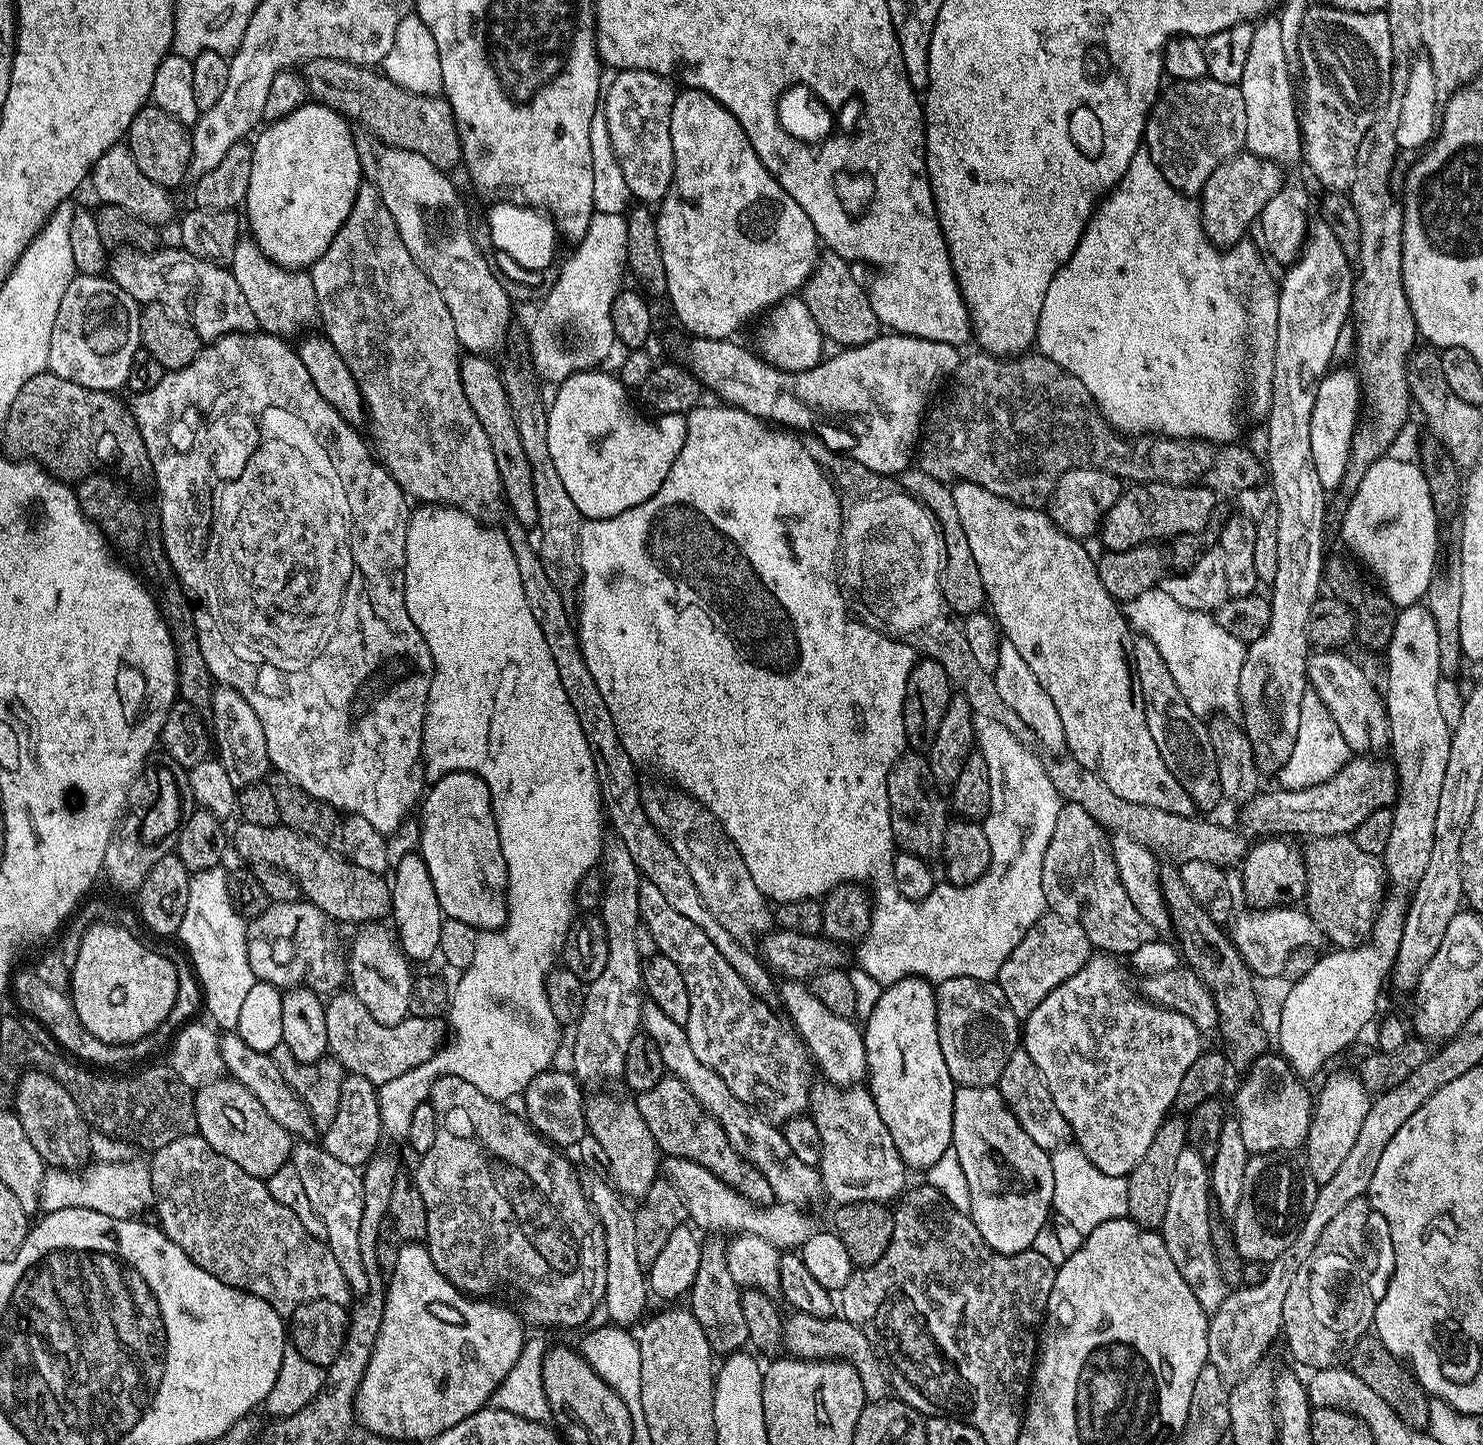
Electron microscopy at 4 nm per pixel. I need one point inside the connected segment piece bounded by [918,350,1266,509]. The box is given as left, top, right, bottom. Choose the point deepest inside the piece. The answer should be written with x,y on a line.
1012,425

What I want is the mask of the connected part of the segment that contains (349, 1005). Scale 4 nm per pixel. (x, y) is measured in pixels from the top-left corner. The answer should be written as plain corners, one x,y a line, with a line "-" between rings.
340,990
329,995
324,1013
328,1052
341,1064
345,1073
364,1076
377,1086
390,1082
390,1078
406,1074
406,1070
414,1070
414,1066
422,1066
422,1062
436,1055
445,1039
445,1025
439,1019
409,1016
395,1026
382,1026
382,1022
374,1022
366,1006
362,1006
362,1002
358,1002
350,990

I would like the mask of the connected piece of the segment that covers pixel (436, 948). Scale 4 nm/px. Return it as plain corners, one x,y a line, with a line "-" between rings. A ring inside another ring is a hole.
412,850
397,864
395,861
390,883
392,890
390,920
396,923
394,932
398,937
400,951
412,962
428,960
432,955
435,957
440,951
440,935
445,917
438,906
438,896
434,894
434,882
430,882
430,870
426,870
426,862
421,858
419,851

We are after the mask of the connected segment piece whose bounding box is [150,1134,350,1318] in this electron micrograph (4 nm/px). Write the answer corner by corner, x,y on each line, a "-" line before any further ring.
186,1134
182,1138
174,1138
174,1142
170,1142
169,1145
155,1149
153,1156
156,1157
150,1160
150,1171
152,1173
154,1212
160,1215
160,1220
158,1219
159,1227
163,1228
167,1236
169,1236
199,1268
206,1270
206,1274
214,1274
214,1278
226,1282
226,1286
240,1288
244,1292
249,1292
252,1296
257,1296
266,1302
270,1302
270,1306
274,1306
274,1310
277,1314
285,1318
292,1316
294,1310
298,1306
302,1306
311,1300
329,1300
330,1302
338,1302
343,1305
349,1303
348,1296
350,1297
350,1289
346,1278
342,1274
342,1266
338,1266
334,1254
330,1254
327,1243
325,1243
321,1237
310,1235
306,1230
306,1226
302,1226
302,1222
298,1222
294,1210
282,1206
282,1202
274,1202
274,1197
270,1195
267,1183
265,1183
261,1177
246,1174
246,1170
242,1170
242,1166
234,1166
234,1162
230,1162
230,1158
218,1154
218,1150
214,1150
198,1134

